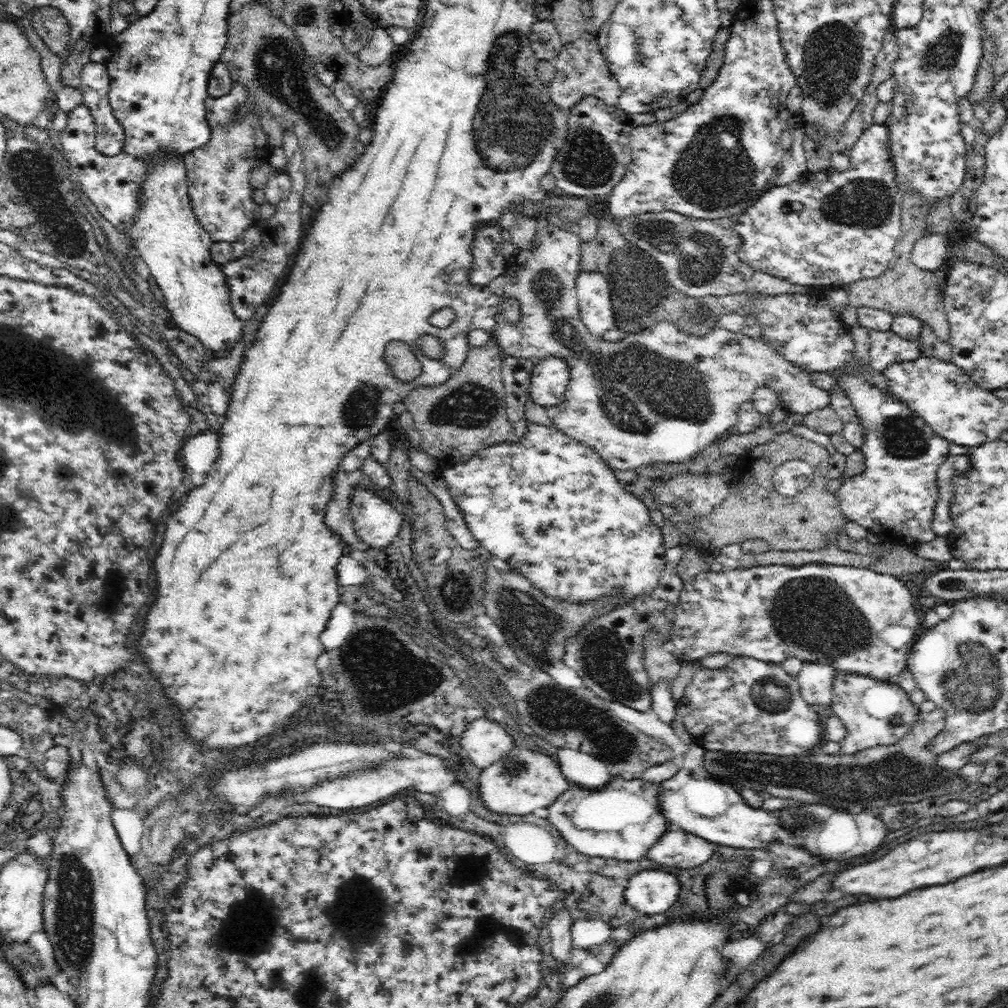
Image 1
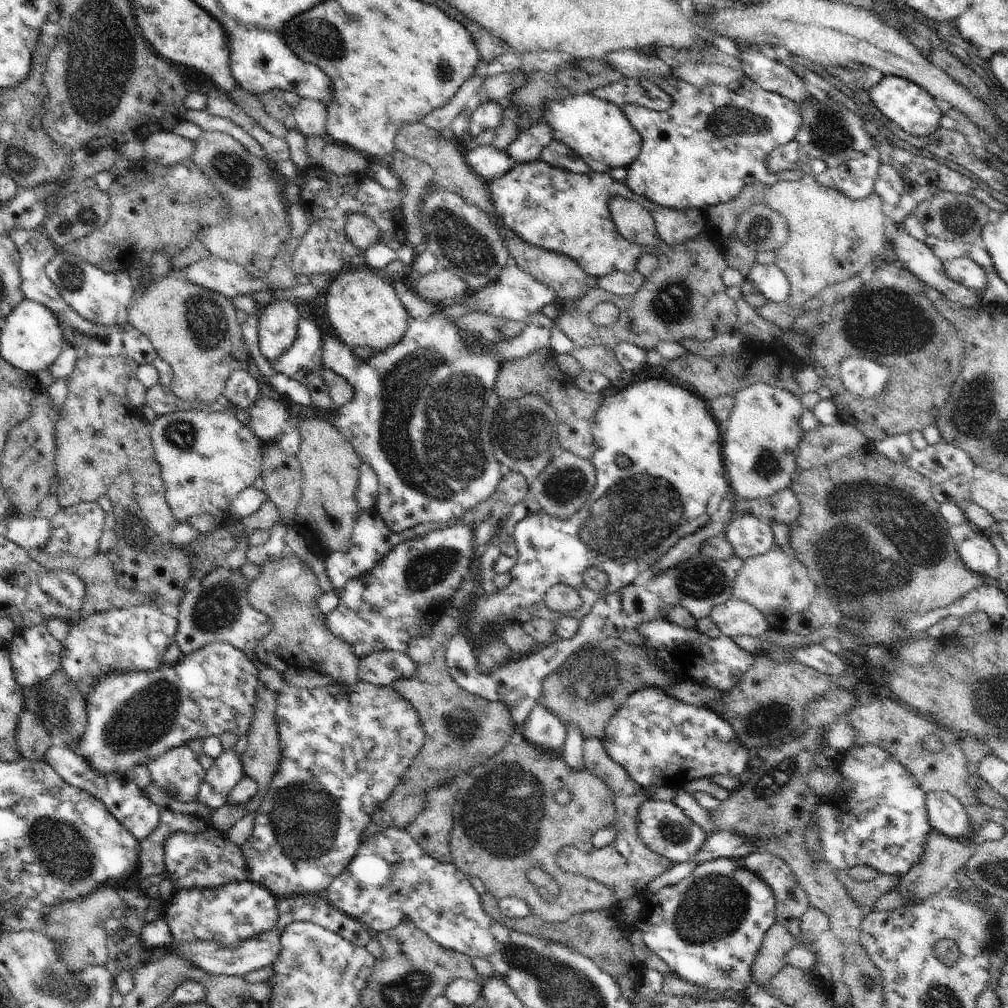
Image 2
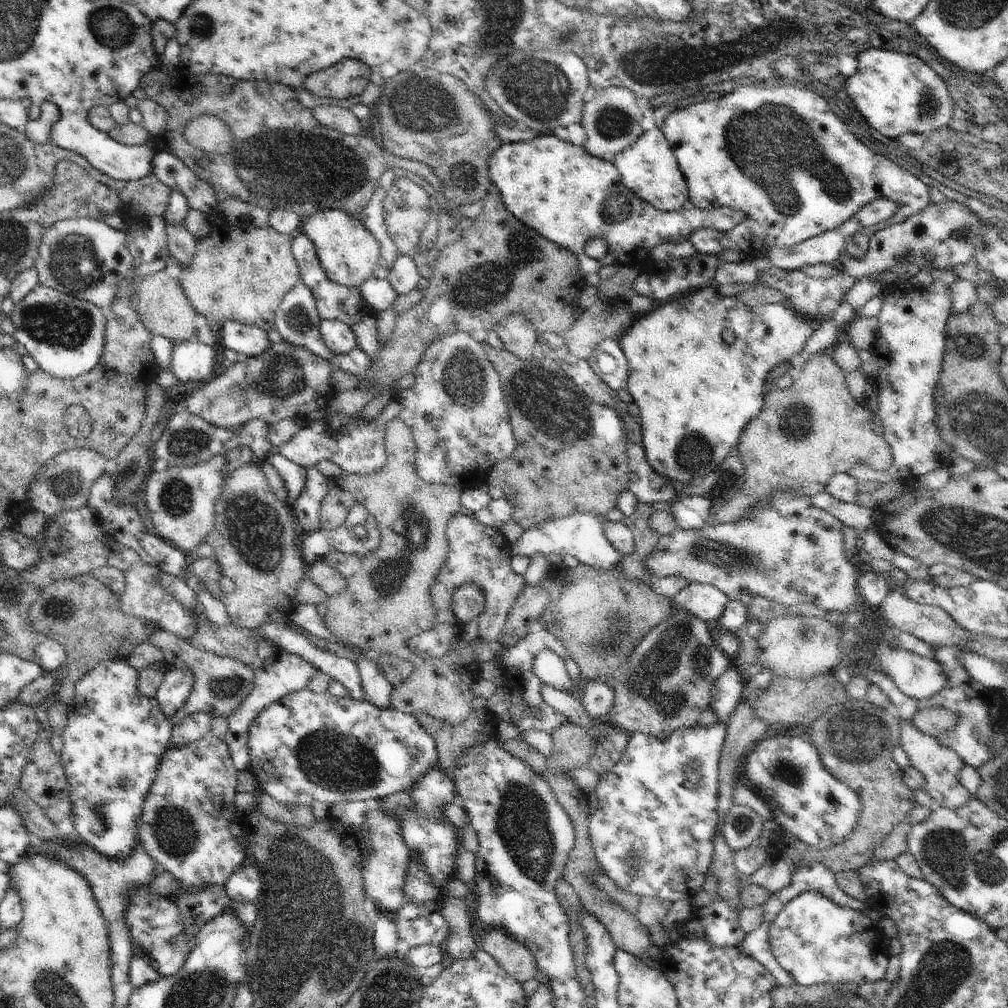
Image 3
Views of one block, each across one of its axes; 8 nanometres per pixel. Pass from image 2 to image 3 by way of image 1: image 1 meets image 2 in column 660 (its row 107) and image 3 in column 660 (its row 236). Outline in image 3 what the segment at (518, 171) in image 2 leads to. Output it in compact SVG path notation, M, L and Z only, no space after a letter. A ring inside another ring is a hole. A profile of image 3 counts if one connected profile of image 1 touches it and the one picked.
M551 133L500 146L492 154L489 166L490 178L498 188L506 210L546 240L570 250L579 262L580 278L592 287L602 282L598 272L608 264L639 268L652 256L658 244L683 243L690 239L694 230L706 226L730 232L748 218L746 212L736 208L700 210L690 202L682 206L682 210L657 210L626 189L614 163L593 156L584 147L560 140ZM594 238L604 240L608 246L606 256L600 260L590 258L585 252L587 242Z

